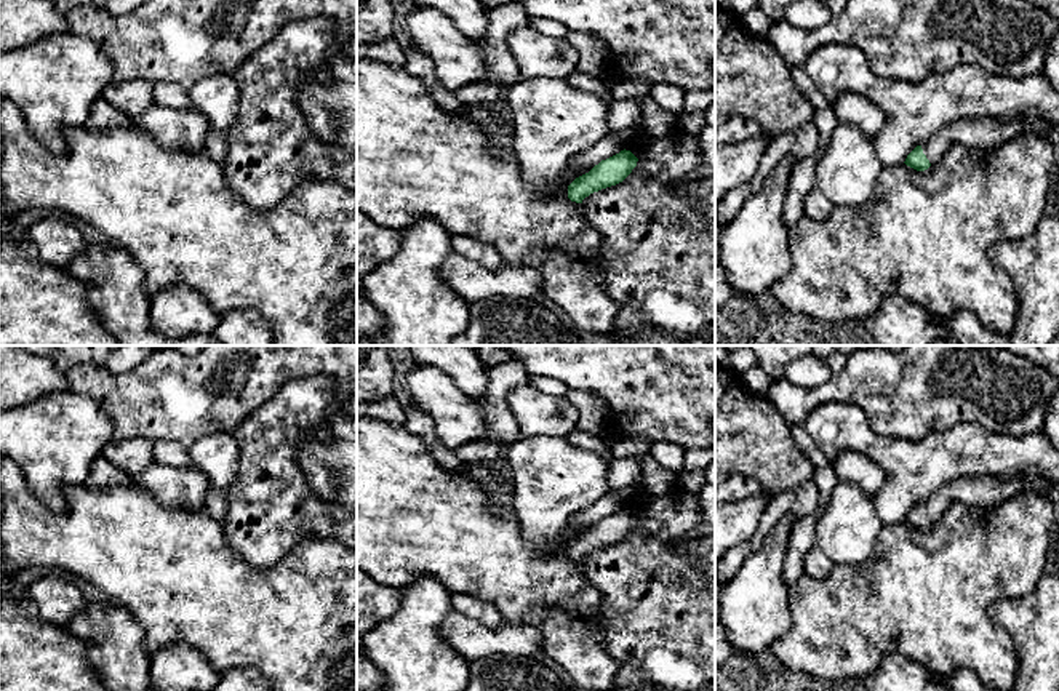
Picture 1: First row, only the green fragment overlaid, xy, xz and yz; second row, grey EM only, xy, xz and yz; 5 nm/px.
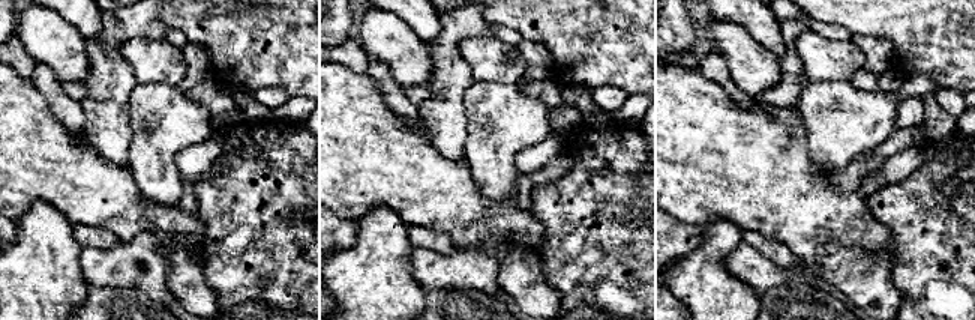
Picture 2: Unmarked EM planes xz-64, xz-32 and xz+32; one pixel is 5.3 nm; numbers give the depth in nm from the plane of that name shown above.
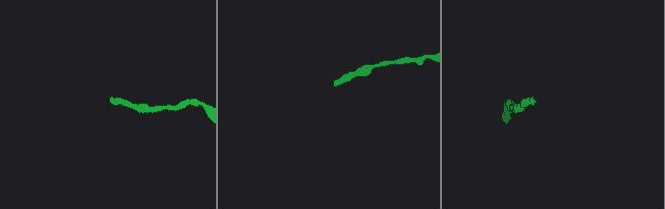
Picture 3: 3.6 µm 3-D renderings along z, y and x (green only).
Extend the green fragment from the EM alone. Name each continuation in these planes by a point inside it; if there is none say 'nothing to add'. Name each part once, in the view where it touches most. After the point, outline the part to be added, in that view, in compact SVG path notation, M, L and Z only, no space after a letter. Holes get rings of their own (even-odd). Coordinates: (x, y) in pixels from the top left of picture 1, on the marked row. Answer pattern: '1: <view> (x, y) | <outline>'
1: yz (984, 133) | M993 117L958 118L944 125L928 142L920 146L933 166L944 158L949 147L955 141L966 147L987 150L1024 133L1025 122L1022 120L1005 120Z

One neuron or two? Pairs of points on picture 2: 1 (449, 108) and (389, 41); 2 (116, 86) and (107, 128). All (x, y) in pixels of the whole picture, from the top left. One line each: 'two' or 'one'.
1: two
2: one

